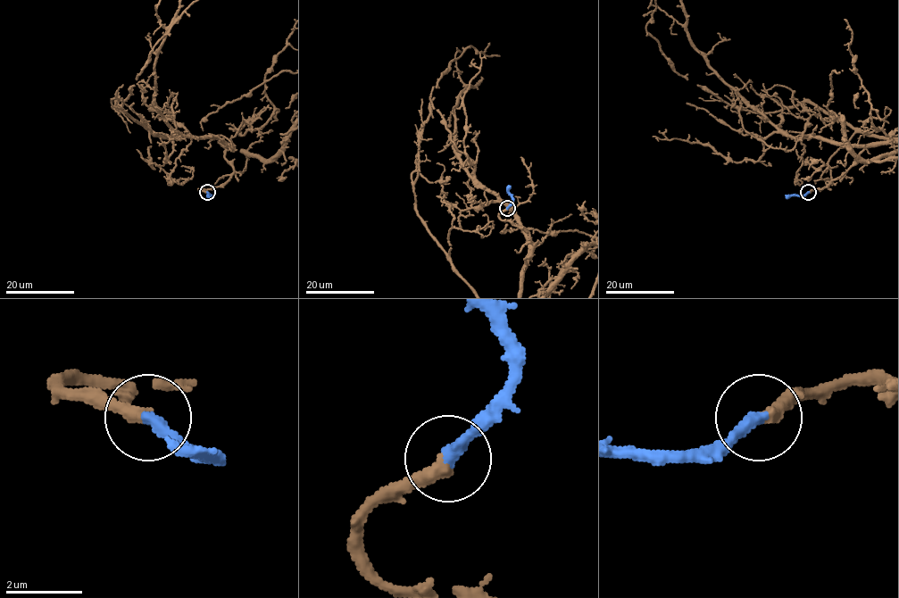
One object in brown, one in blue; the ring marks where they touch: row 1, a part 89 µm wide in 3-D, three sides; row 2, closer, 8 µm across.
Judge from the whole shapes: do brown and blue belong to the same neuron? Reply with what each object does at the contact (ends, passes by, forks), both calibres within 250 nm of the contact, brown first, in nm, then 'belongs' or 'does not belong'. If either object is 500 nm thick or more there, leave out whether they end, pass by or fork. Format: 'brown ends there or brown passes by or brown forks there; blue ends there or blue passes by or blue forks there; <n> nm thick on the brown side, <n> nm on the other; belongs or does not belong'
brown ends there; blue ends there; 360 nm thick on the brown side, 360 nm on the other; belongs

